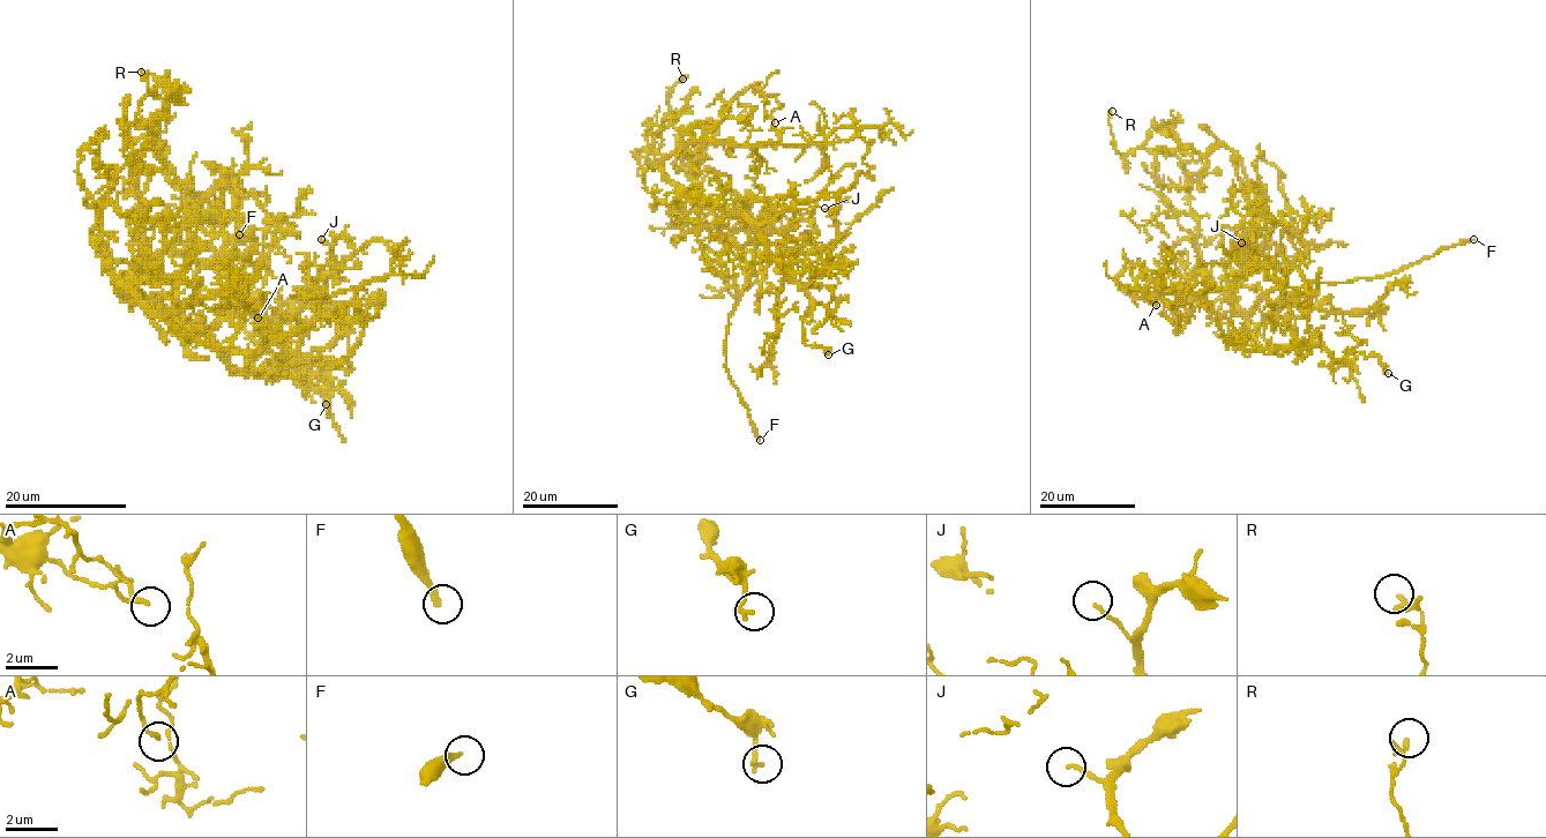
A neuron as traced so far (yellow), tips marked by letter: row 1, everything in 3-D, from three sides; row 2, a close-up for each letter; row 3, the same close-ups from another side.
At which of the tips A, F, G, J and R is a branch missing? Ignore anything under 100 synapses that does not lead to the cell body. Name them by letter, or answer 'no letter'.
F

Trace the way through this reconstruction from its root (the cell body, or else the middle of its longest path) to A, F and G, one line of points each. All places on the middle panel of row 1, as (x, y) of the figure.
A: (677, 202), (679, 189), (664, 174), (662, 163), (700, 140), (739, 95), (756, 87), (775, 122)
F: (677, 202), (680, 196), (714, 200), (754, 229), (754, 267), (729, 319), (724, 354), (725, 368), (760, 440)
G: (677, 202), (680, 196), (714, 200), (744, 217), (808, 294), (804, 342), (828, 354)

